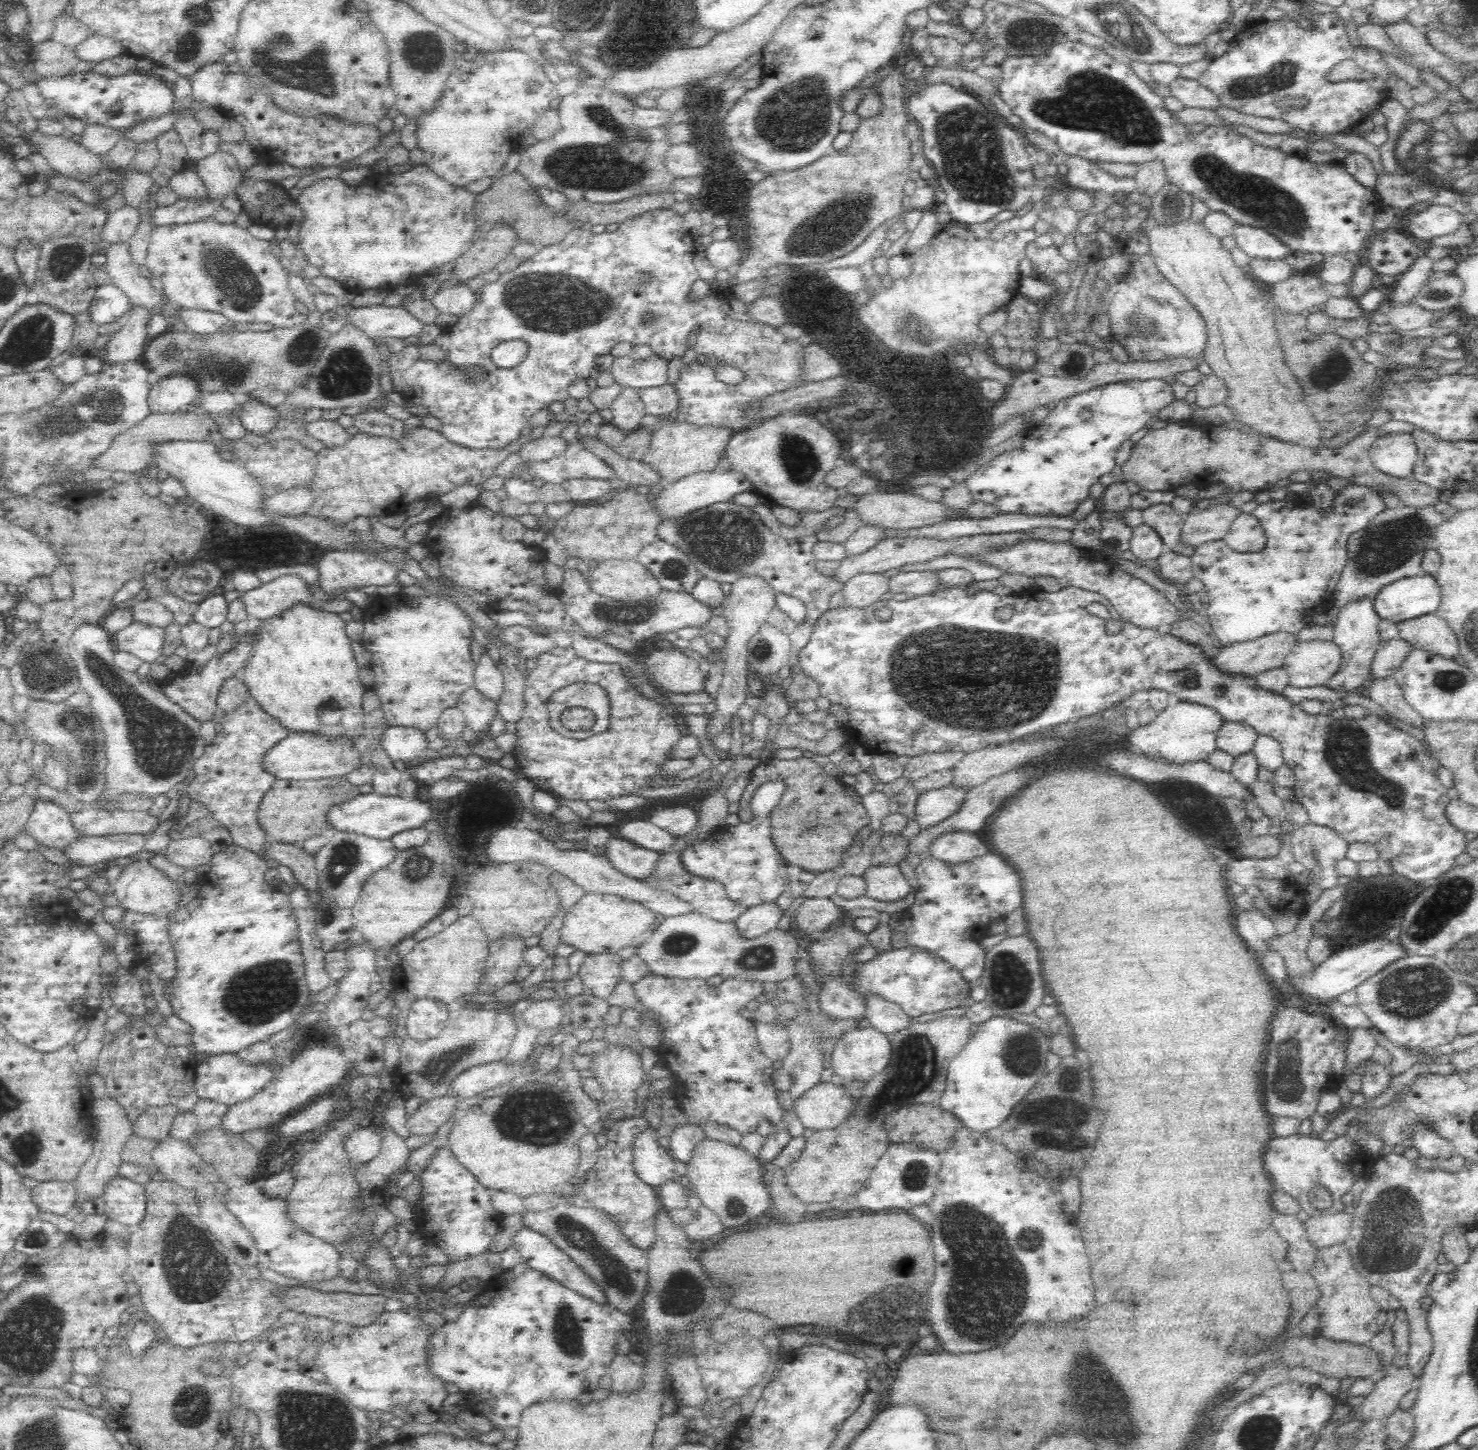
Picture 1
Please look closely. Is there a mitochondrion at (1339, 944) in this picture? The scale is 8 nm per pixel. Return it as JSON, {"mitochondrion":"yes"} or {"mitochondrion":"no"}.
{"mitochondrion":"no"}

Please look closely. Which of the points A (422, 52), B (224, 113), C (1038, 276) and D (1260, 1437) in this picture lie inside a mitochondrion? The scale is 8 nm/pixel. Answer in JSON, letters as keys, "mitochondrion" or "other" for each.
{"A":"mitochondrion","B":"other","C":"other","D":"mitochondrion"}

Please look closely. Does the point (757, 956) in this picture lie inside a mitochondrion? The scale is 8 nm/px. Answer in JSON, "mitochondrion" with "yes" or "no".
{"mitochondrion":"yes"}

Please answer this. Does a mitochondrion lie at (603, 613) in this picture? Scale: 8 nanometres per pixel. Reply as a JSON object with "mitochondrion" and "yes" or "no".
{"mitochondrion":"yes"}

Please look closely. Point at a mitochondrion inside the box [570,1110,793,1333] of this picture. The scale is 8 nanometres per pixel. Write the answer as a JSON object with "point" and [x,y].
{"point":[678,1293]}

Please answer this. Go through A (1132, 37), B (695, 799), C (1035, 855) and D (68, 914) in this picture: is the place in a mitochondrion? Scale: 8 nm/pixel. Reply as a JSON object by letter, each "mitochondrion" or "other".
{"A":"mitochondrion","B":"other","C":"other","D":"other"}

